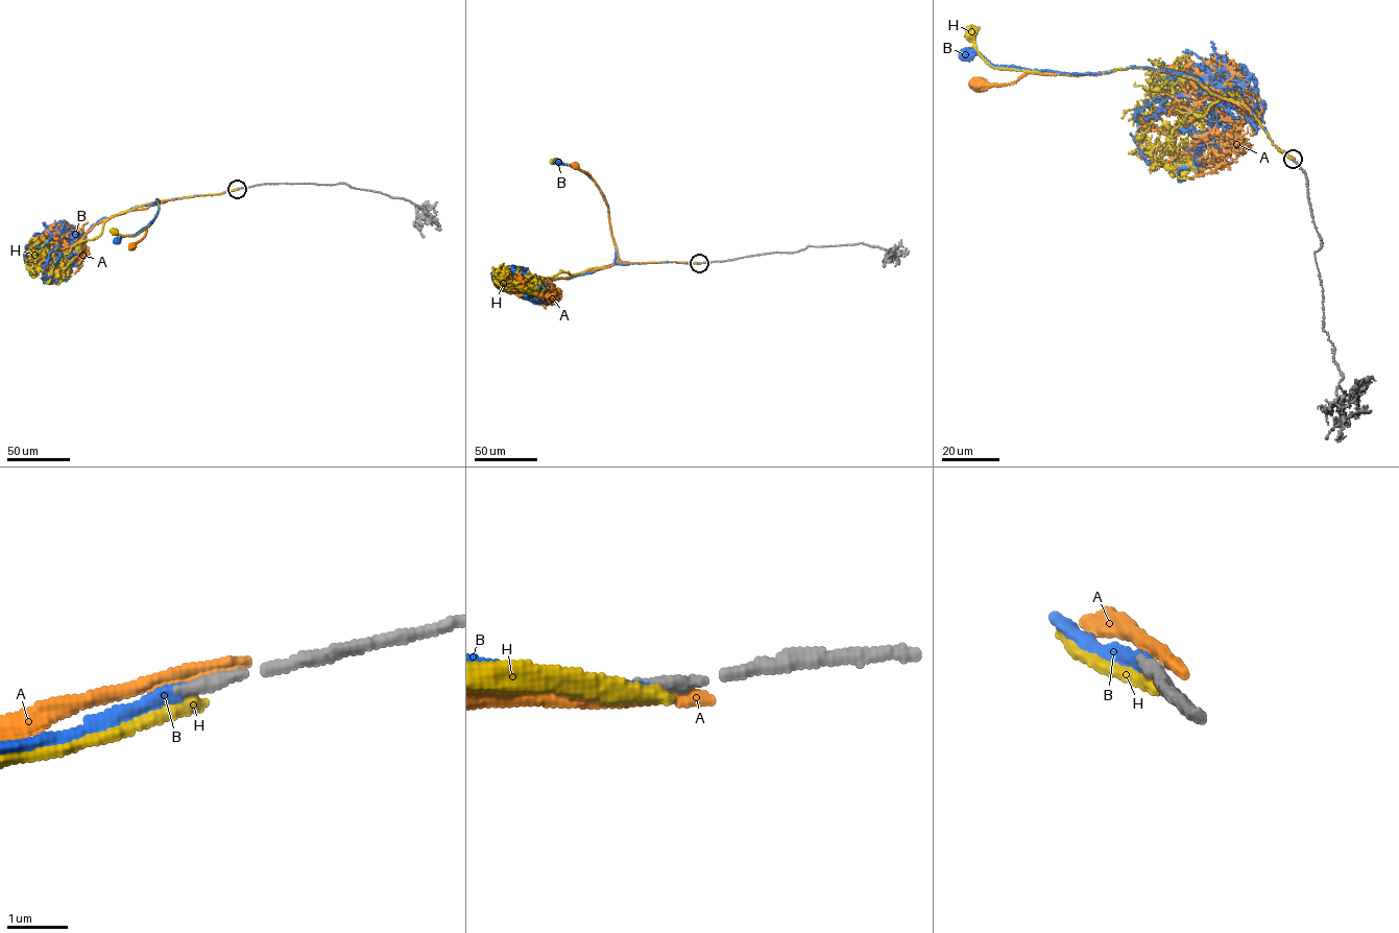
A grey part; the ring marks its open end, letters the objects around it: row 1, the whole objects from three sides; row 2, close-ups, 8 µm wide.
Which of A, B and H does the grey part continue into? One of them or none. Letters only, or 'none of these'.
B

